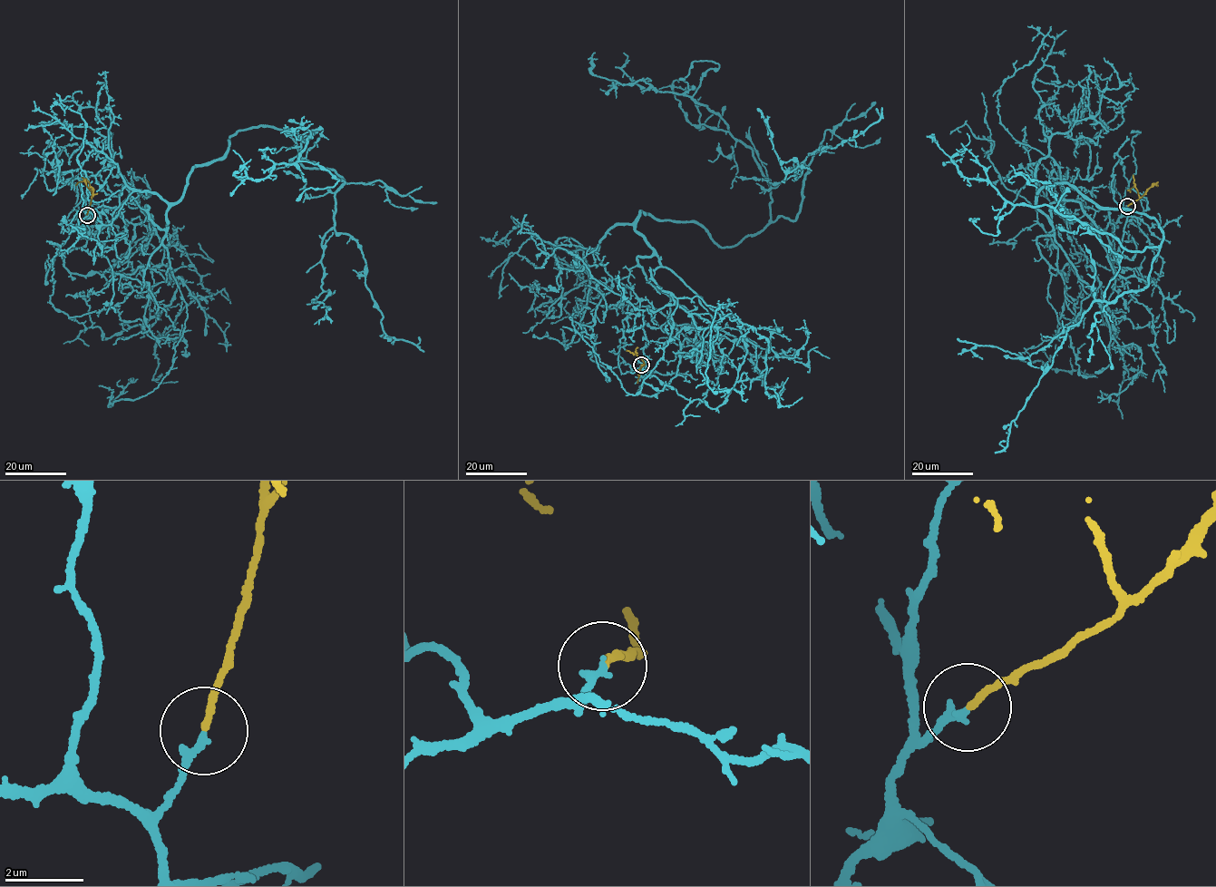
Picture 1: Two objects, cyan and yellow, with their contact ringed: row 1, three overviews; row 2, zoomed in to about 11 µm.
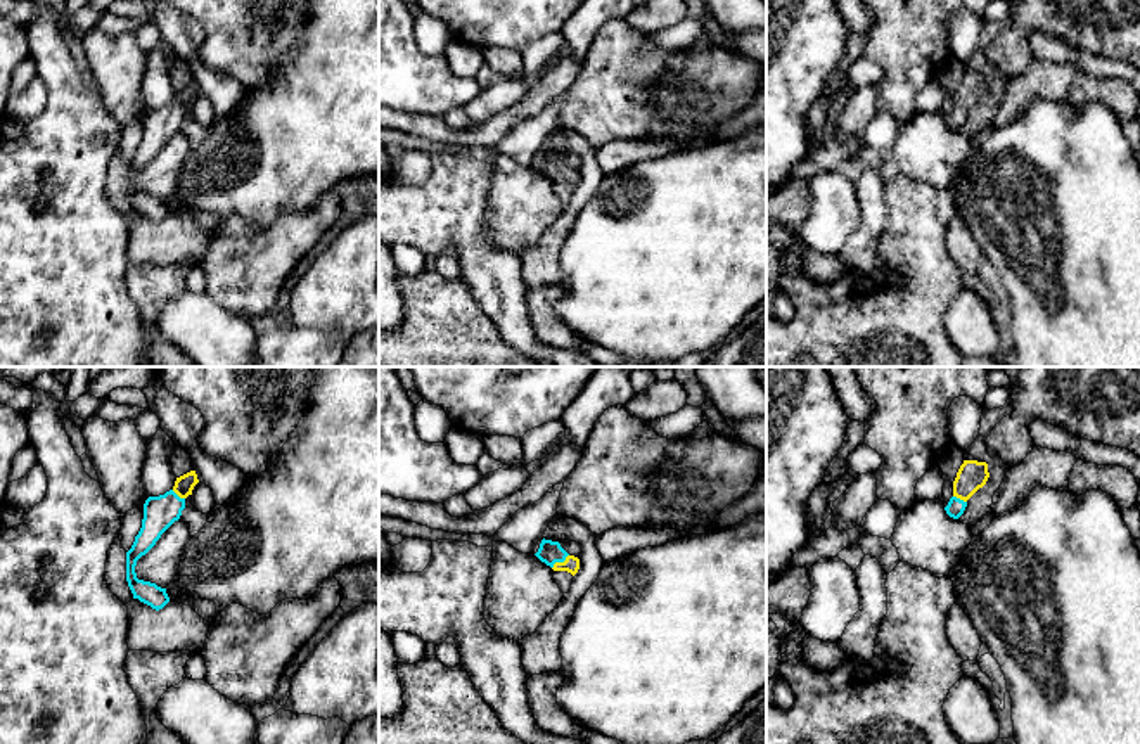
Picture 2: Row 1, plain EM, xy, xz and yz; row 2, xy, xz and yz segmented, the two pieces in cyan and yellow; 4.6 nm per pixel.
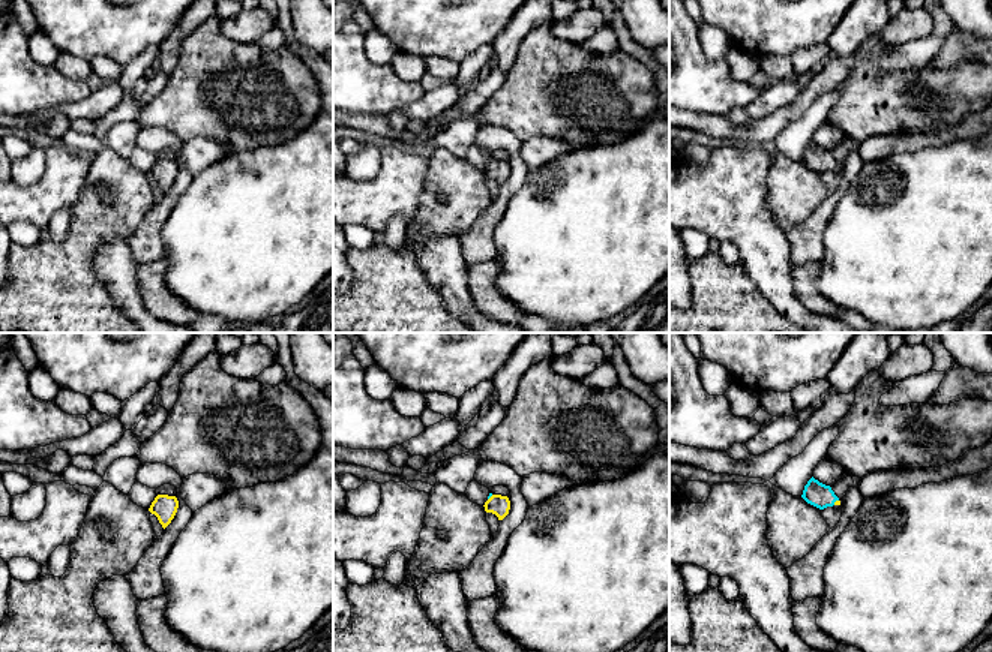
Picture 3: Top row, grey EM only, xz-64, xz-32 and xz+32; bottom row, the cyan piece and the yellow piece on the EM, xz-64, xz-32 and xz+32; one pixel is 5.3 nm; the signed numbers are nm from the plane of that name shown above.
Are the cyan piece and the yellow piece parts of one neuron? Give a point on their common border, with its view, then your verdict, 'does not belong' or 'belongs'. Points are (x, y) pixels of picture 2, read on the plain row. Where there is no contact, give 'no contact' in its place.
xz (559, 173) | belongs

